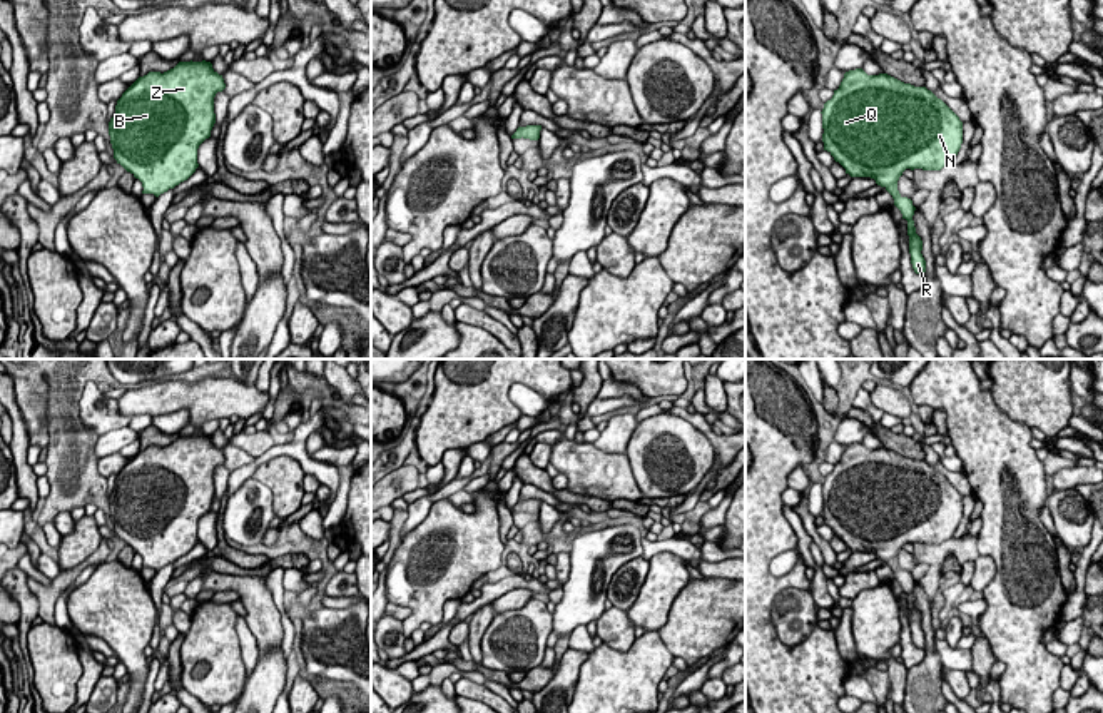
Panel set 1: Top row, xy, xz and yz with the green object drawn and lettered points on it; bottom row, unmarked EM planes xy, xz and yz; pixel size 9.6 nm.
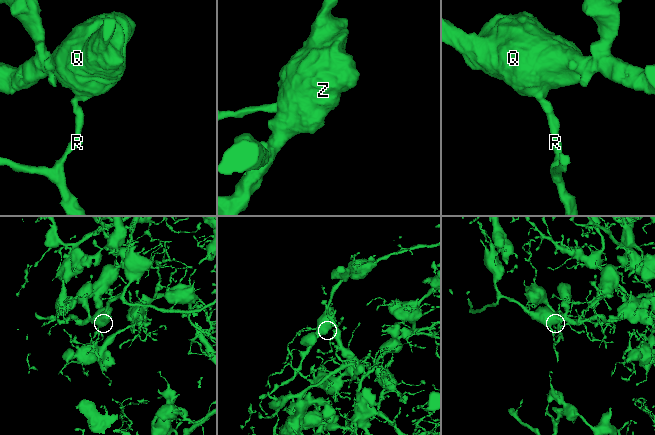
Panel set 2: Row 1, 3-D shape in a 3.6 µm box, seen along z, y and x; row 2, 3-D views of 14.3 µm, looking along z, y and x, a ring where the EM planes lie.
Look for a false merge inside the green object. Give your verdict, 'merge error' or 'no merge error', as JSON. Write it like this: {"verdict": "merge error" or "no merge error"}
{"verdict": "merge error"}

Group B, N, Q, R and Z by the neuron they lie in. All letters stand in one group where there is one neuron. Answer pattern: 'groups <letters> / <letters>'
groups B N Q Z / R

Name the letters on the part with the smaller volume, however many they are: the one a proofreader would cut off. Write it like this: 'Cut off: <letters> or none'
Cut off: R

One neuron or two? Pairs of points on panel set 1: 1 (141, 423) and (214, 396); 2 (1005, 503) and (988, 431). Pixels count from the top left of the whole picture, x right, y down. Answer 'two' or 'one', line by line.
1: two
2: one

